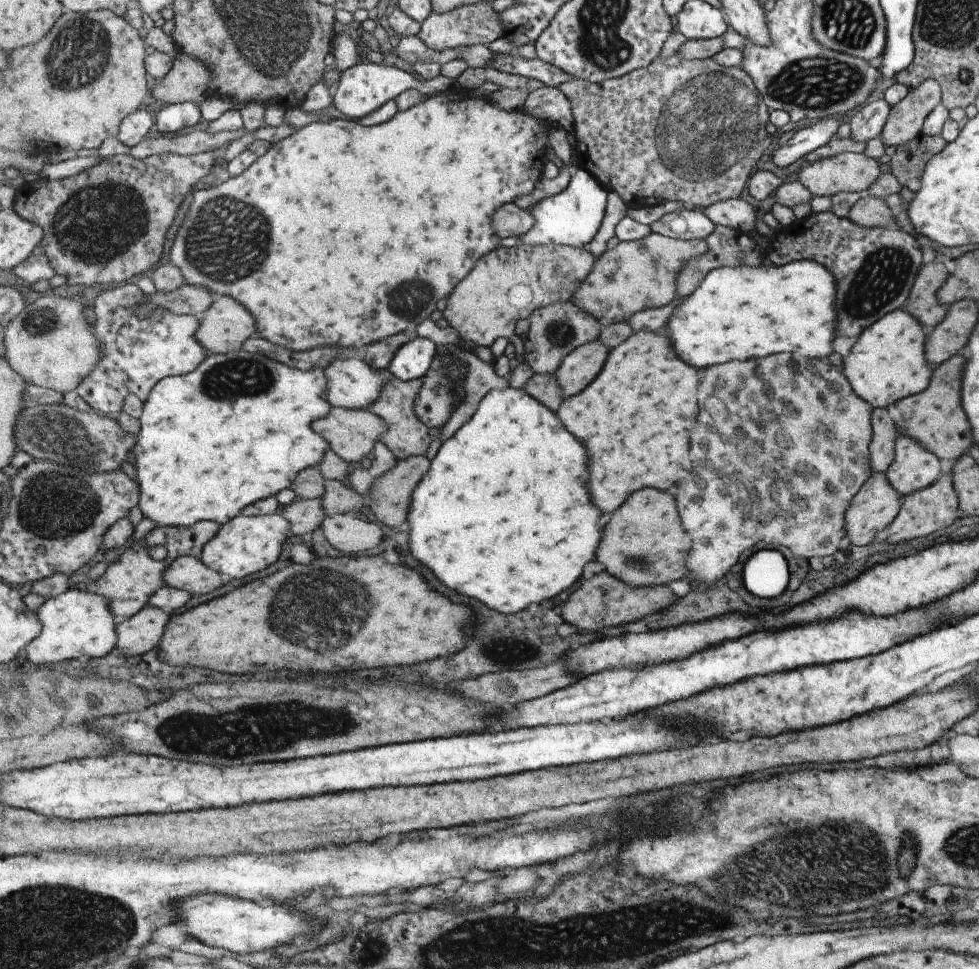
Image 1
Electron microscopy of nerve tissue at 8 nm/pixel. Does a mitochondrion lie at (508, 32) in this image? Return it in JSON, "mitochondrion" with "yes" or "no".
{"mitochondrion":"no"}

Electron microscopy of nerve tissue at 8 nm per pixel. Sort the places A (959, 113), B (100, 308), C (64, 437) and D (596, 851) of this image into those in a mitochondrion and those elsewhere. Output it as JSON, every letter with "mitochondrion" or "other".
{"A":"other","B":"other","C":"mitochondrion","D":"other"}

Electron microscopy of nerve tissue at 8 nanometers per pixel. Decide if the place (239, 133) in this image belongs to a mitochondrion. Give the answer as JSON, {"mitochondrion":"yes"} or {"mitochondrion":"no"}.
{"mitochondrion":"no"}

